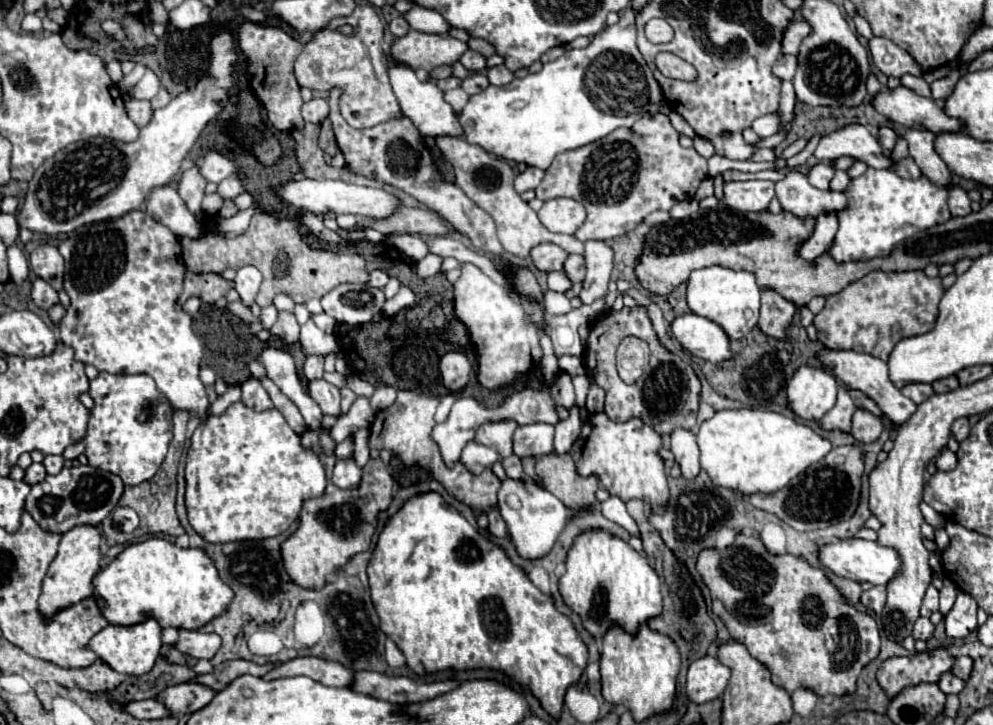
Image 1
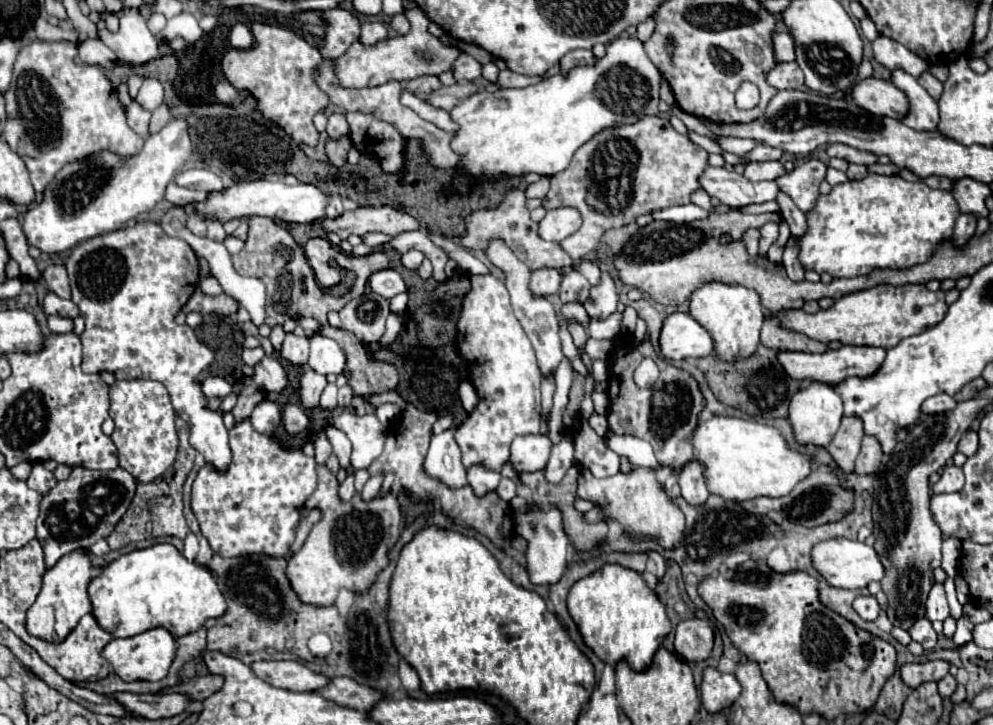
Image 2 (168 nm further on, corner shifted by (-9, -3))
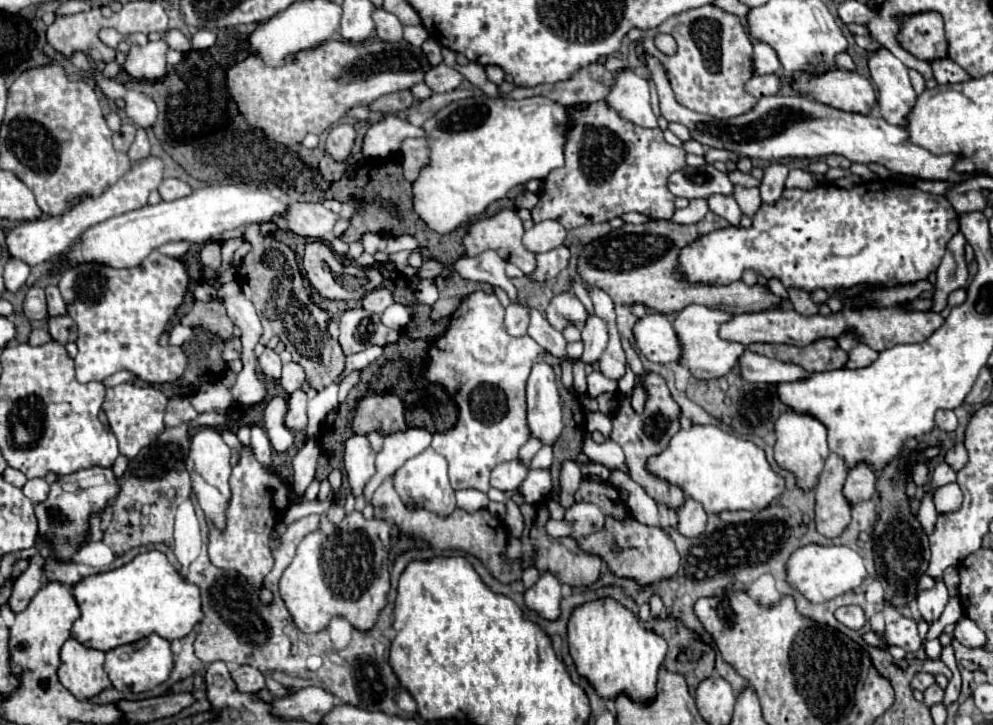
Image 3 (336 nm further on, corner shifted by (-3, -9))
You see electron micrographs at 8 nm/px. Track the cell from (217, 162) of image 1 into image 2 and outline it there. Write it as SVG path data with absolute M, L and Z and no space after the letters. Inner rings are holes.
M206 169L182 171L174 177L174 183L180 187L198 189L198 191L220 191L224 187L222 179L218 175L214 175L212 171L206 171Z

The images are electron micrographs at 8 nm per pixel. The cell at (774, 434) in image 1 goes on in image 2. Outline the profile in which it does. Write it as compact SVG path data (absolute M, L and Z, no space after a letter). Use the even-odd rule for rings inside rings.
M712 417L702 421L690 435L694 457L704 465L708 491L730 501L756 497L782 497L810 475L810 459L788 449L778 429L738 417Z

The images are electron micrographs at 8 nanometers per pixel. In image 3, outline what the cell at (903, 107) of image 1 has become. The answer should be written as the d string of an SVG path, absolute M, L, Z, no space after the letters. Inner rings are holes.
M836 69L820 77L800 75L794 87L800 93L806 93L816 101L836 107L840 111L870 115L870 111L876 107L872 83L854 71Z

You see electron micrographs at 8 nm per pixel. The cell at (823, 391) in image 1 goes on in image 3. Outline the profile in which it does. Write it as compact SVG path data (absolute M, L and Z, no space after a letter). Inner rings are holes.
M788 409L780 415L776 421L776 445L774 445L774 459L778 461L780 467L796 473L796 481L802 489L816 487L818 475L824 467L824 459L828 457L828 429L824 423L820 423L816 417L808 413L800 413L794 409Z

